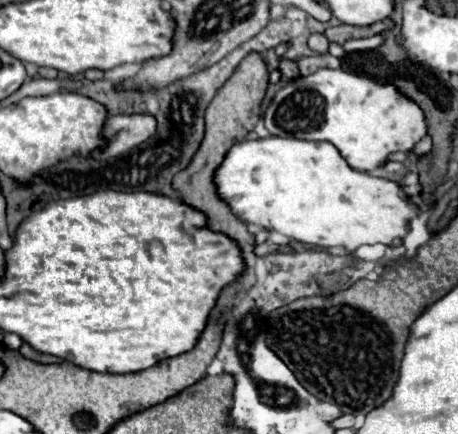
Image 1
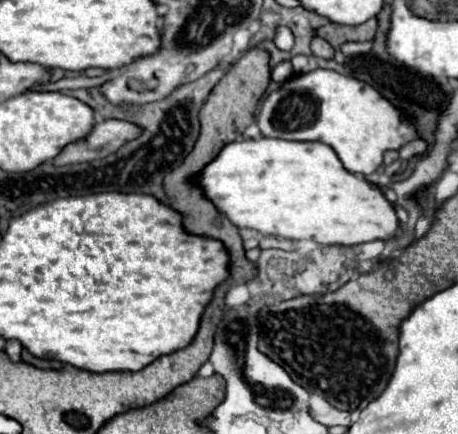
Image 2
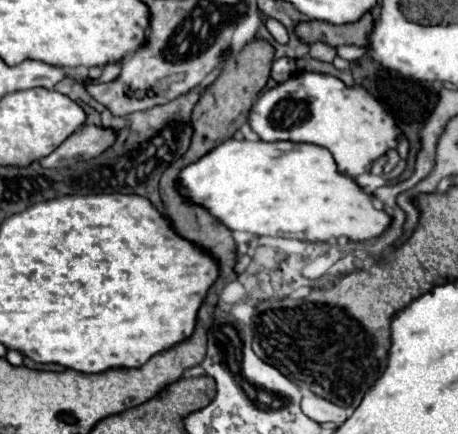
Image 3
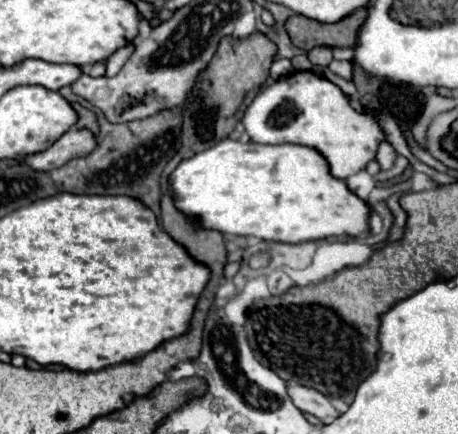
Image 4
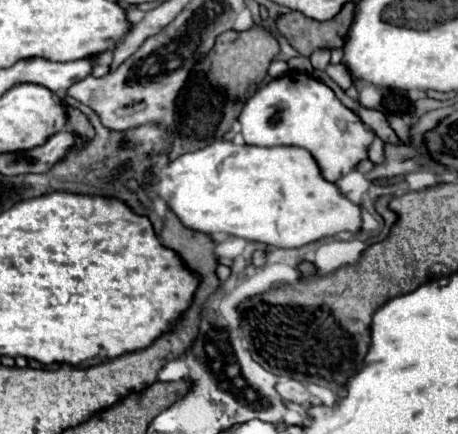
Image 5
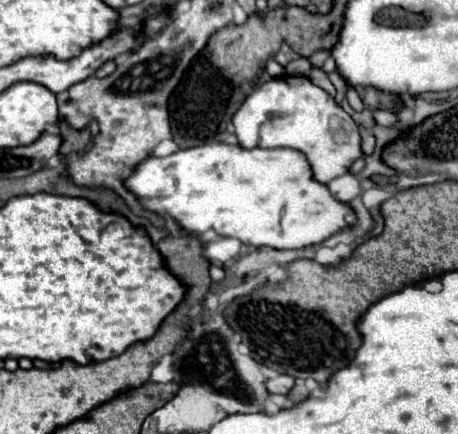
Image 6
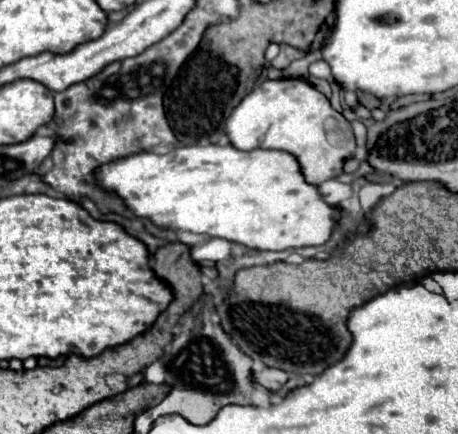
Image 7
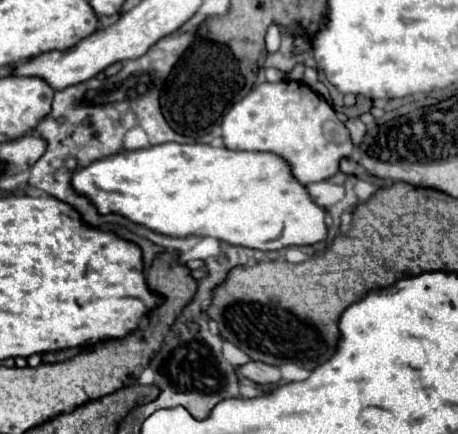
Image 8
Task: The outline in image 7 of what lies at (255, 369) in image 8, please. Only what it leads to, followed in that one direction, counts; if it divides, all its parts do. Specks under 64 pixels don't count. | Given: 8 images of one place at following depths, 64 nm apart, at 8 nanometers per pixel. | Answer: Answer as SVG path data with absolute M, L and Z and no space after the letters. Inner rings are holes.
M266 368L262 372L254 372L254 380L272 392L278 392L288 382L288 374L276 368Z

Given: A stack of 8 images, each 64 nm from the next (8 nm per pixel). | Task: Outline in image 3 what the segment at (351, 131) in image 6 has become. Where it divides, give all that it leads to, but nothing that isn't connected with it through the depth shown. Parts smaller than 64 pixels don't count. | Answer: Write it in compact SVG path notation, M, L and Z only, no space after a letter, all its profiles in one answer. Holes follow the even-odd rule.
M296 72L286 82L266 90L252 106L248 122L266 142L312 142L328 148L338 170L352 178L370 172L372 162L386 150L396 148L398 140L404 138L386 106L366 88L346 86L340 78L320 72Z

